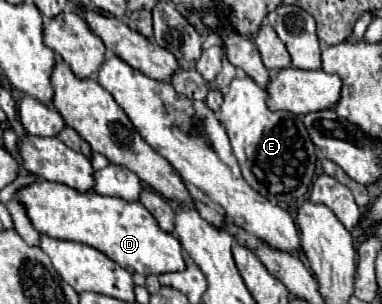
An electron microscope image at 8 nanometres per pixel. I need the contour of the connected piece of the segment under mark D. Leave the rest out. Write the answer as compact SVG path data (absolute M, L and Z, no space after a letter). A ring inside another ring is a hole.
M39 180L19 188L17 198L23 202L27 218L39 234L93 246L131 274L159 276L163 272L177 272L185 268L179 240L163 232L141 202L125 202L121 198L101 196L95 192L79 194L65 184L49 180Z

